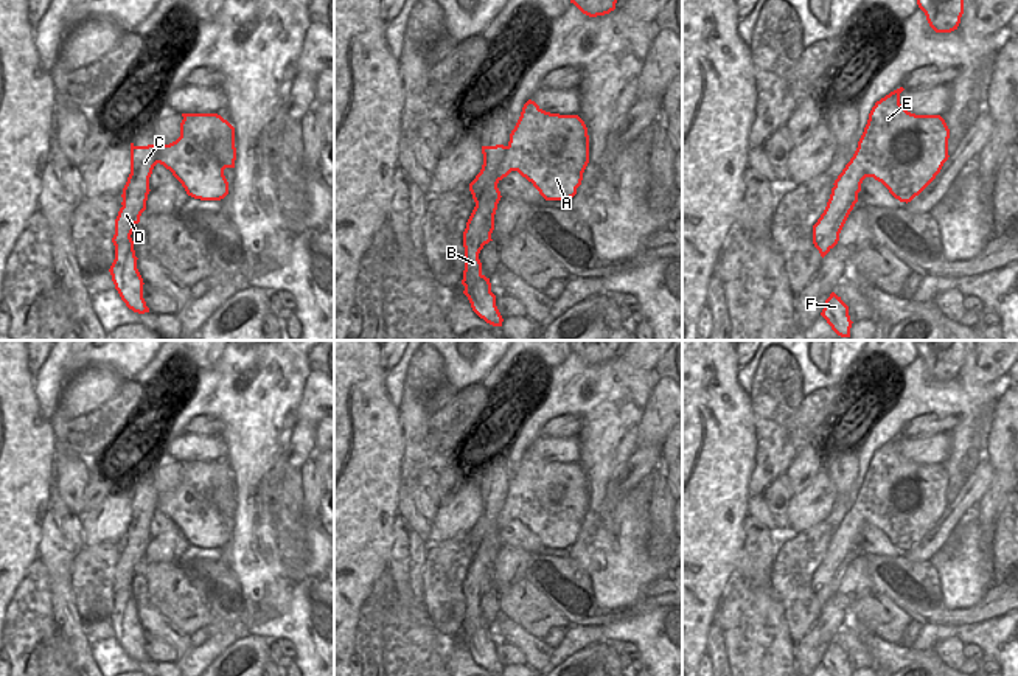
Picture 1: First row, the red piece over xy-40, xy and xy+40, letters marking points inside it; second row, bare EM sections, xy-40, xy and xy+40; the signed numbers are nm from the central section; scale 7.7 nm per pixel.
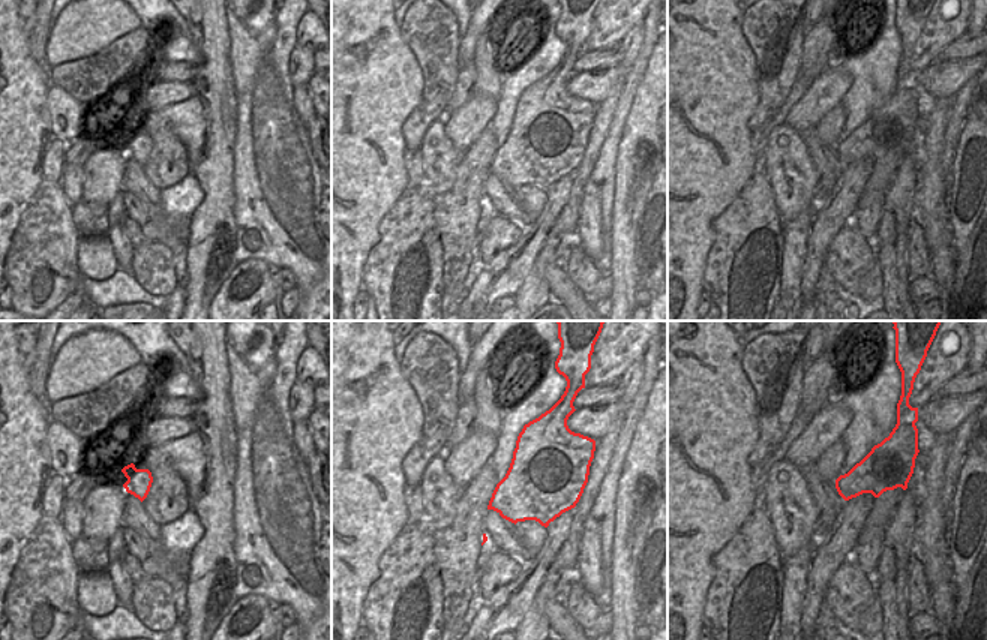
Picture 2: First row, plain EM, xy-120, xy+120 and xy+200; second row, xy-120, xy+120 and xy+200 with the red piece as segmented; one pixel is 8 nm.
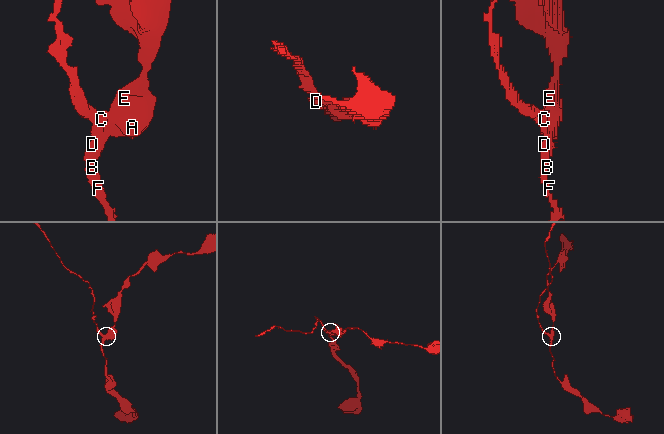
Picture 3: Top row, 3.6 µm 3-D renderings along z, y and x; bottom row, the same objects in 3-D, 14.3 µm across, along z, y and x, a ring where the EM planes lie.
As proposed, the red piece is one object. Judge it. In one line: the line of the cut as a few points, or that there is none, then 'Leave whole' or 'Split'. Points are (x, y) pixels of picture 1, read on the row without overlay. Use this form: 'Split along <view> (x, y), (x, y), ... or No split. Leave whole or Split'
Split along xy (508, 494), (496, 521), (496, 532). Split.

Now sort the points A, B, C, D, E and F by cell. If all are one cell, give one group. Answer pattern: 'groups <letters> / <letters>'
groups A E / B C D F

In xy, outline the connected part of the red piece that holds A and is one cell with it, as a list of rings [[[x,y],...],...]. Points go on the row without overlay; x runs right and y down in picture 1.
[[[528,448],[510,482],[496,531],[511,519],[533,531],[546,549],[569,549],[589,511],[589,483],[578,463],[542,458]]]

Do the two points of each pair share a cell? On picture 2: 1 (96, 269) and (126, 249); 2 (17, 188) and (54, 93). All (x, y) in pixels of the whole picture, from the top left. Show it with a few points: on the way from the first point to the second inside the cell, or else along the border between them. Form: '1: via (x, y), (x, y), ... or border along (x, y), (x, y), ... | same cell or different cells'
1: border along (105, 236), (119, 266) | different cells
2: border along (48, 86), (50, 129), (56, 137) | different cells

